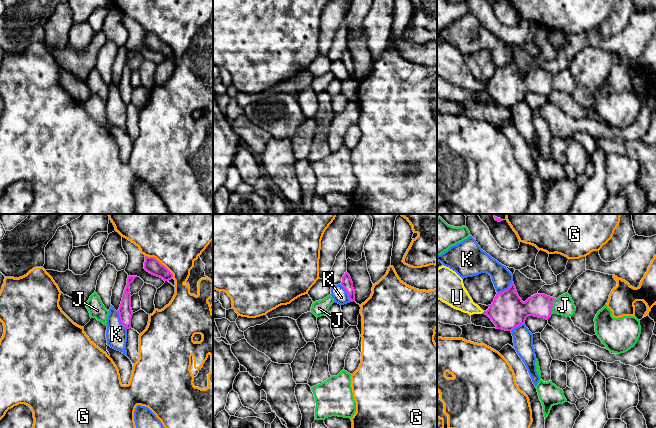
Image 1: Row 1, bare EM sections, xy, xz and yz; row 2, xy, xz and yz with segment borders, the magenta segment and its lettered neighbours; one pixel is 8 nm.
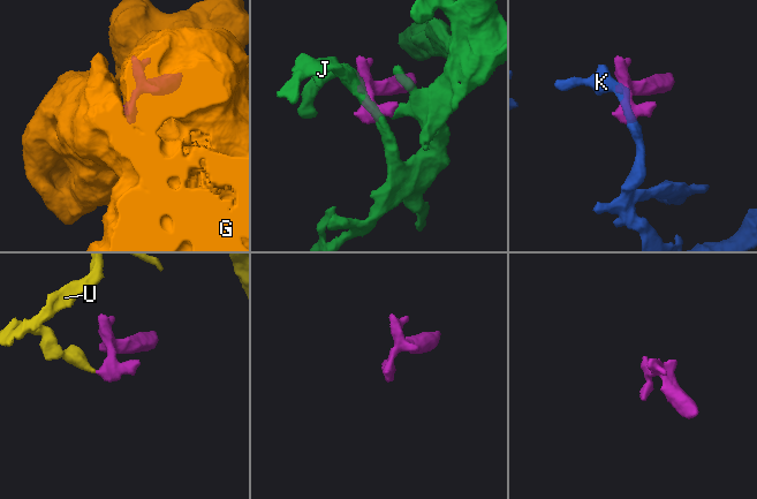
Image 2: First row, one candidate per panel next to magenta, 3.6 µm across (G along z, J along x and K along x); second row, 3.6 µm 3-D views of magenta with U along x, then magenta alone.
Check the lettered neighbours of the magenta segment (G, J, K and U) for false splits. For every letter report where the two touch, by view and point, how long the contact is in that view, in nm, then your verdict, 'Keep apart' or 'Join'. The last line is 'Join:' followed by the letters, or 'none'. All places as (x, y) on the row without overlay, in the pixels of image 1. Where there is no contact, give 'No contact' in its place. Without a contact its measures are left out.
G: Touches magenta at xy (159, 38). Shared border 300 nm. Keep apart
J: Touches magenta at yz (552, 82). Shared border 130 nm. Keep apart
K: Touches magenta at yz (507, 65). Shared border 170 nm. Keep apart
U: Touches magenta at yz (483, 88). Shared border 40 nm. Join
Join: U

